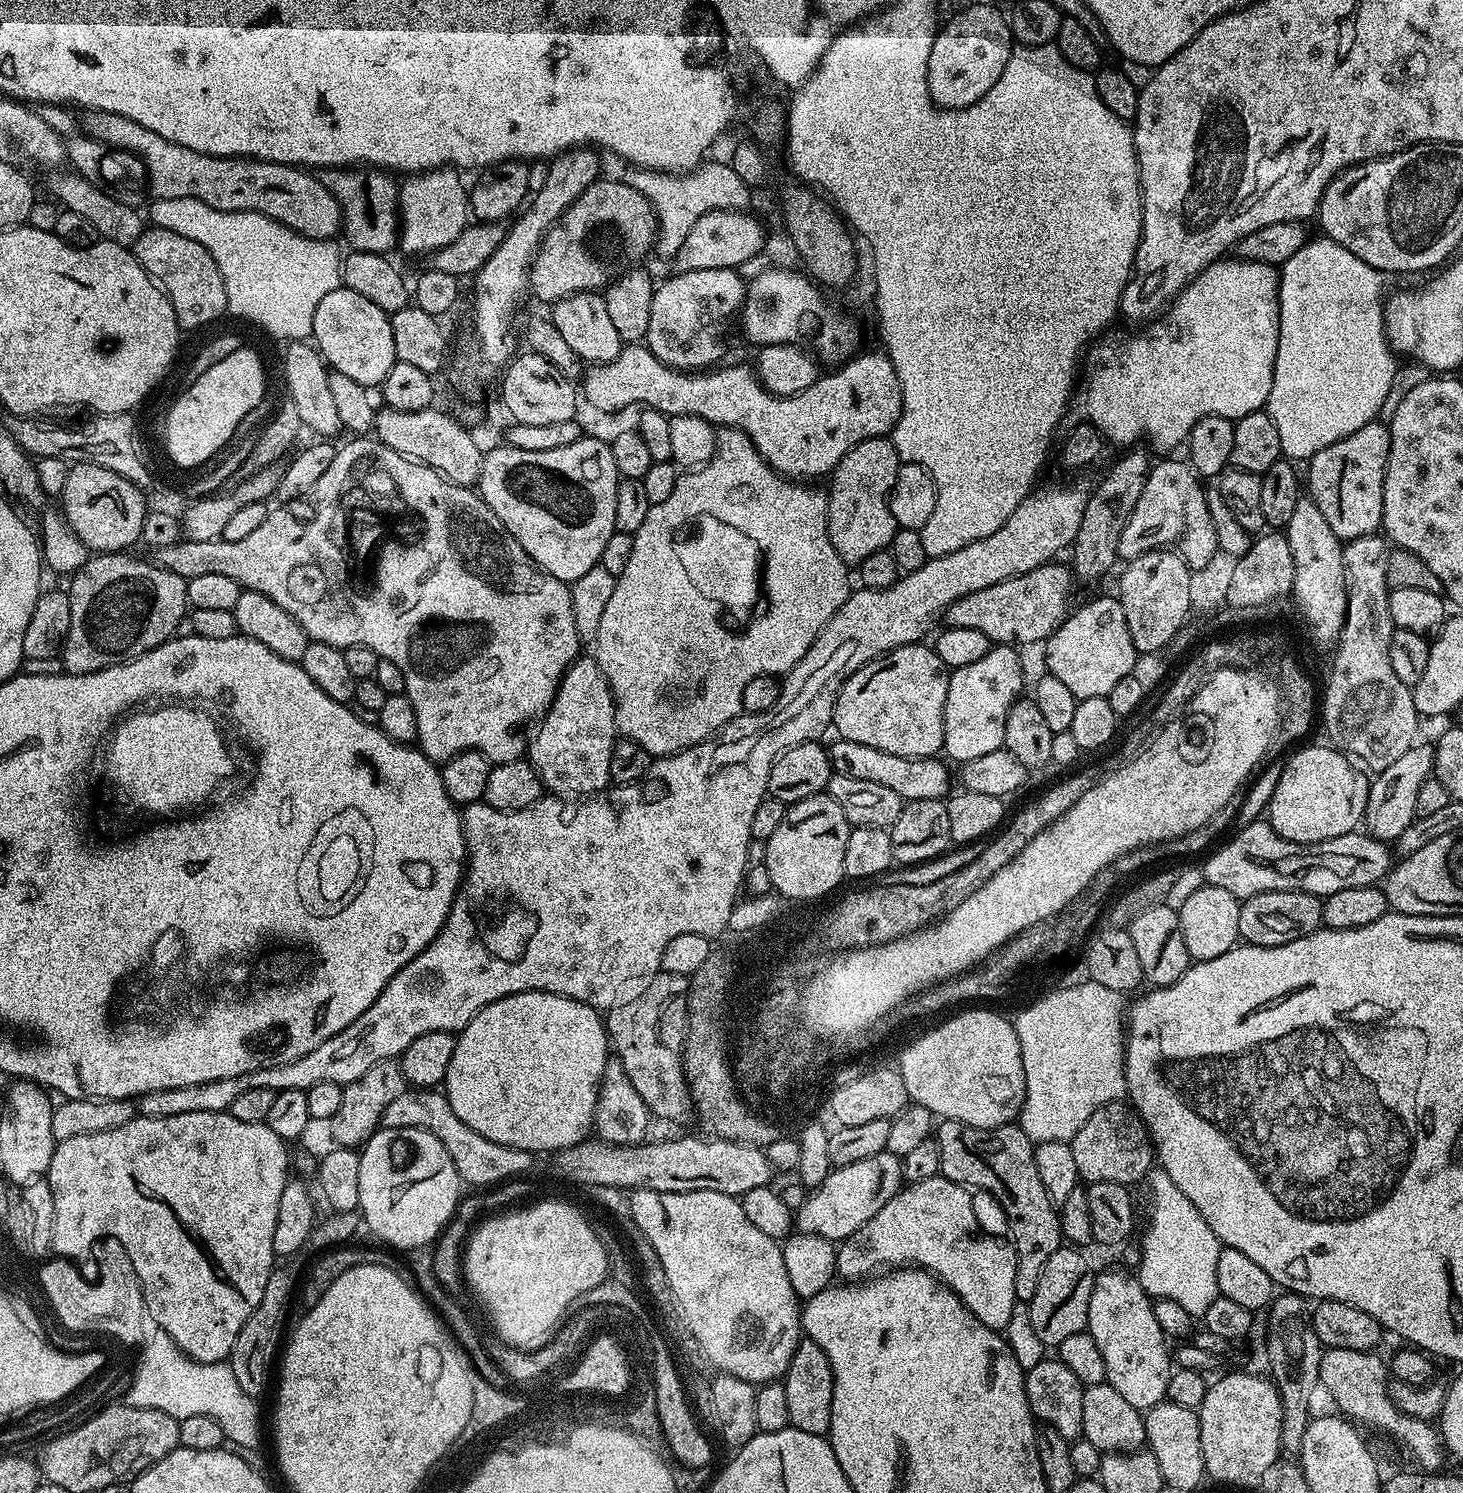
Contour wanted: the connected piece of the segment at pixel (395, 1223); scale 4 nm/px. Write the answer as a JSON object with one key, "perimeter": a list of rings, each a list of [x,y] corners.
{"perimeter":[[[380,1128],[364,1141],[359,1154],[358,1211],[366,1227],[374,1230],[380,1242],[396,1250],[431,1245],[456,1215],[456,1206],[462,1199],[462,1181],[450,1154],[446,1154],[446,1146],[421,1128]]]}

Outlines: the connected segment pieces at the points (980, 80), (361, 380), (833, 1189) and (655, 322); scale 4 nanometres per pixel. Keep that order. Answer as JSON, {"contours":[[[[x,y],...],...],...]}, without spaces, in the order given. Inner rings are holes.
{"contours":[[[[972,4],[954,13],[945,24],[943,21],[939,25],[934,46],[930,46],[928,89],[932,103],[937,108],[965,108],[978,102],[1002,78],[1013,47],[1009,21],[994,5]]],[[[343,286],[330,290],[330,294],[318,302],[311,339],[331,371],[346,374],[346,378],[354,378],[354,382],[369,390],[375,389],[375,384],[376,387],[383,385],[390,366],[397,361],[389,313],[374,306],[370,298],[362,298],[362,294],[354,294],[354,290]]],[[[887,1150],[862,1158],[862,1162],[850,1162],[841,1168],[833,1167],[818,1187],[807,1193],[808,1197],[795,1209],[794,1224],[806,1234],[818,1234],[833,1242],[846,1239],[854,1230],[866,1226],[890,1198],[899,1192],[904,1179],[901,1157]]],[[[719,268],[718,270],[690,270],[676,272],[657,287],[650,306],[649,330],[646,347],[669,368],[673,370],[708,370],[723,361],[726,351],[724,339],[728,336],[728,323],[737,319],[744,307],[746,280],[735,268]]]]}

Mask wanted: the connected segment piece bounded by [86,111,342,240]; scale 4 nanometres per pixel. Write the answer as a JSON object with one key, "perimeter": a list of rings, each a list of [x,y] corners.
{"perimeter":[[[89,111],[87,135],[108,148],[124,148],[133,152],[146,166],[148,186],[155,199],[162,198],[198,198],[198,202],[206,202],[206,206],[214,206],[218,210],[227,212],[257,212],[269,216],[286,225],[303,236],[315,240],[332,240],[341,231],[340,207],[329,190],[327,183],[320,180],[319,175],[305,170],[295,164],[275,164],[269,160],[249,160],[242,156],[211,156],[202,154],[198,150],[190,150],[186,146],[178,146],[178,142],[169,142],[162,138],[162,134],[154,134],[154,130],[146,130],[146,126],[138,126],[130,118],[122,118],[118,114],[109,112]]]}

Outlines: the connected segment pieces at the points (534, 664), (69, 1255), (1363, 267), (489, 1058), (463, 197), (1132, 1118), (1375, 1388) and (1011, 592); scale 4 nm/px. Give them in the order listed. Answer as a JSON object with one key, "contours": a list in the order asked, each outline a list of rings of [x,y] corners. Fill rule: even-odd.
{"contours":[[[[352,438],[348,448],[341,447],[337,451],[334,462],[326,469],[326,474],[318,478],[316,488],[336,488],[342,484],[346,474],[346,464],[356,462],[356,466],[364,464],[376,464],[382,468],[382,458],[392,472],[392,488],[396,486],[396,494],[402,502],[400,510],[388,510],[376,500],[376,510],[314,510],[311,513],[312,521],[308,529],[297,540],[292,540],[292,528],[280,524],[276,518],[269,519],[267,524],[258,526],[242,542],[226,542],[222,538],[210,542],[194,542],[193,540],[180,539],[176,543],[165,548],[155,549],[154,560],[161,568],[178,574],[184,580],[198,578],[202,574],[226,574],[226,578],[234,578],[241,589],[258,594],[266,594],[286,614],[290,614],[302,626],[302,630],[308,635],[309,641],[318,644],[329,644],[341,650],[350,646],[366,646],[374,650],[381,660],[394,662],[398,670],[402,670],[402,678],[406,678],[404,691],[414,706],[414,714],[418,718],[418,747],[426,753],[431,760],[443,762],[454,758],[460,752],[480,752],[493,764],[505,764],[521,759],[526,752],[526,740],[515,736],[512,731],[519,724],[527,720],[535,721],[543,717],[544,713],[552,706],[557,690],[560,689],[560,677],[581,655],[582,641],[578,630],[574,626],[574,610],[572,609],[572,589],[565,581],[554,578],[552,573],[544,572],[532,559],[518,546],[518,542],[506,530],[502,522],[498,522],[498,514],[490,510],[490,506],[480,497],[479,491],[471,487],[450,482],[440,472],[435,472],[430,466],[421,464],[419,460],[411,460],[408,456],[398,454],[390,450],[390,446],[380,443],[375,438]]],[[[228,1111],[172,1114],[170,1118],[146,1118],[138,1114],[133,1120],[126,1122],[126,1126],[114,1126],[114,1130],[102,1130],[98,1134],[78,1134],[78,1138],[59,1141],[46,1173],[48,1185],[54,1194],[54,1236],[51,1251],[57,1257],[80,1262],[88,1251],[93,1251],[92,1243],[95,1240],[100,1240],[103,1236],[113,1236],[117,1240],[115,1243],[124,1250],[133,1264],[151,1323],[166,1330],[166,1334],[170,1334],[170,1338],[174,1338],[176,1345],[192,1360],[203,1364],[227,1361],[232,1355],[232,1347],[242,1326],[246,1326],[246,1318],[250,1318],[258,1302],[262,1302],[266,1282],[270,1282],[270,1274],[278,1264],[274,1250],[274,1226],[278,1223],[278,1202],[282,1199],[282,1190],[290,1178],[288,1148],[289,1145],[278,1138],[274,1130],[270,1130],[267,1122],[238,1122],[238,1118],[234,1118]]],[[[1329,236],[1317,237],[1294,250],[1288,261],[1278,268],[1278,354],[1274,358],[1274,382],[1266,411],[1278,429],[1281,453],[1292,462],[1307,462],[1318,450],[1326,450],[1326,446],[1334,446],[1334,442],[1354,434],[1354,430],[1373,423],[1390,394],[1398,367],[1397,353],[1392,351],[1384,332],[1385,273],[1362,262],[1362,258],[1350,254],[1346,246],[1338,246]]],[[[519,992],[518,994],[510,994],[498,1002],[490,1002],[490,1006],[486,1006],[482,1011],[477,1012],[472,1017],[472,1021],[460,1029],[456,1036],[454,1055],[450,1057],[450,1066],[446,1066],[442,1091],[448,1097],[450,1110],[454,1110],[454,1114],[458,1114],[458,1118],[462,1122],[466,1122],[466,1126],[470,1126],[470,1130],[478,1130],[478,1134],[482,1134],[482,1138],[490,1138],[490,1142],[498,1142],[502,1146],[514,1146],[523,1152],[559,1154],[564,1149],[573,1148],[575,1144],[582,1144],[589,1139],[596,1119],[596,1097],[600,1079],[604,1073],[604,1068],[608,1065],[609,1055],[608,1029],[597,1009],[569,996],[559,996],[549,992]]],[[[449,166],[446,168],[431,168],[429,172],[417,172],[409,175],[405,184],[398,188],[398,211],[400,214],[400,235],[398,237],[399,251],[404,251],[408,256],[427,257],[429,254],[442,250],[442,246],[450,246],[458,234],[467,228],[470,223],[470,205],[468,203],[469,189],[464,188],[464,180],[457,169]]],[[[1128,1102],[1107,1104],[1094,1110],[1086,1126],[1078,1130],[1070,1143],[1074,1150],[1074,1163],[1078,1165],[1078,1174],[1085,1185],[1094,1182],[1118,1182],[1135,1186],[1154,1167],[1154,1149],[1148,1127]]],[[[1324,1348],[1321,1354],[1319,1387],[1328,1391],[1328,1396],[1337,1404],[1339,1411],[1357,1425],[1369,1424],[1372,1428],[1381,1428],[1392,1440],[1397,1440],[1412,1455],[1417,1469],[1435,1472],[1443,1469],[1446,1449],[1440,1439],[1439,1431],[1429,1421],[1410,1418],[1394,1406],[1390,1391],[1390,1368],[1375,1351],[1338,1350]]],[[[1060,563],[1043,564],[1026,574],[1006,578],[998,586],[986,586],[986,590],[966,594],[966,598],[960,598],[944,611],[943,623],[950,628],[979,630],[996,646],[1039,645],[1047,641],[1073,607],[1074,573],[1067,563]]]]}

